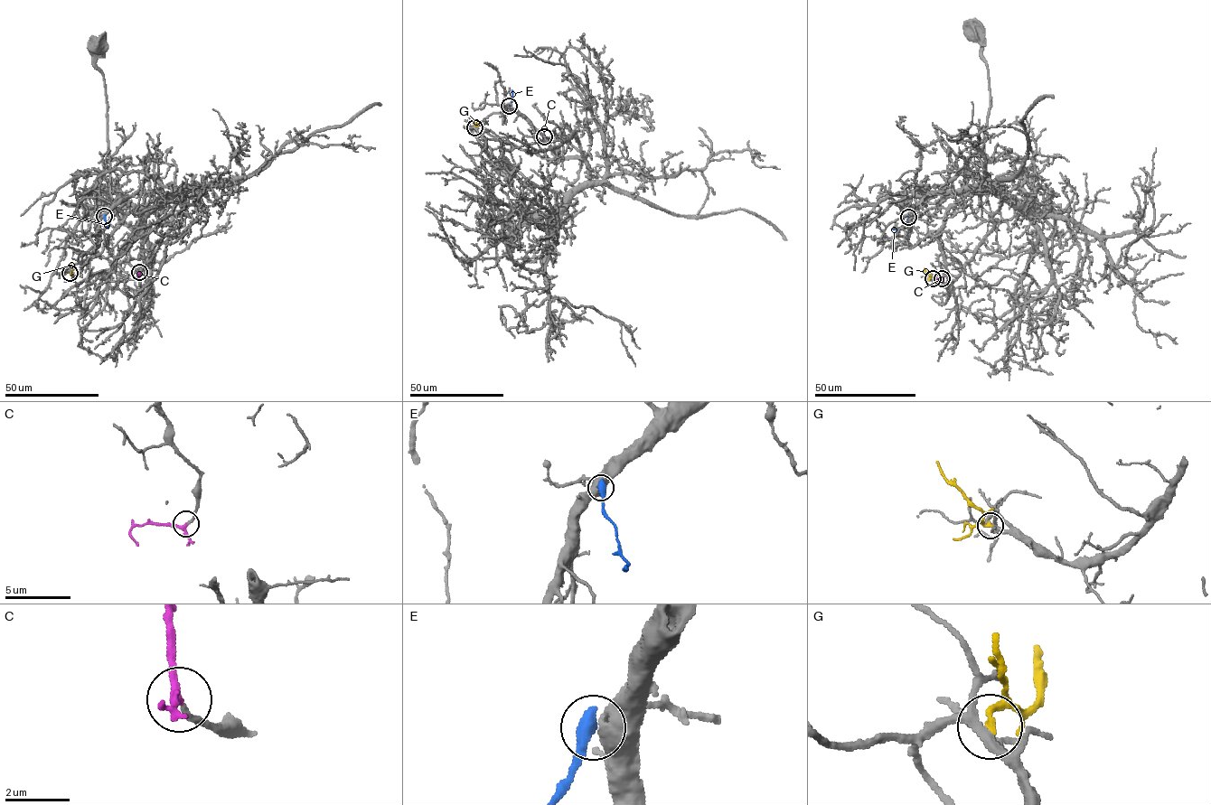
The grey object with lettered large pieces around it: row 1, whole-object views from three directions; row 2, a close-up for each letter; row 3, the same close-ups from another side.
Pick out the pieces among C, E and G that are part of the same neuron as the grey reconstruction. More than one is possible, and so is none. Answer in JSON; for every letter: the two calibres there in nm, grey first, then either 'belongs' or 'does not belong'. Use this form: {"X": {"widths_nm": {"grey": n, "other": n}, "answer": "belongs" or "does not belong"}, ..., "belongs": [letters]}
{"C": {"widths_nm": {"grey": 180, "other": 200}, "answer": "belongs"}, "E": {"widths_nm": {"grey": 800, "other": 500}, "answer": "does not belong"}, "G": {"widths_nm": {"grey": 260, "other": 180}, "answer": "does not belong"}, "belongs": ["C"]}

